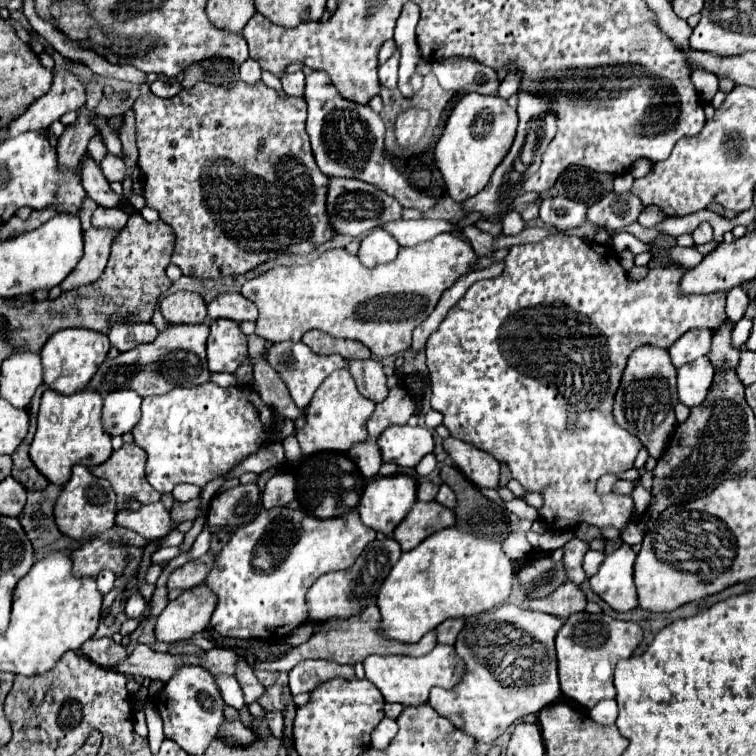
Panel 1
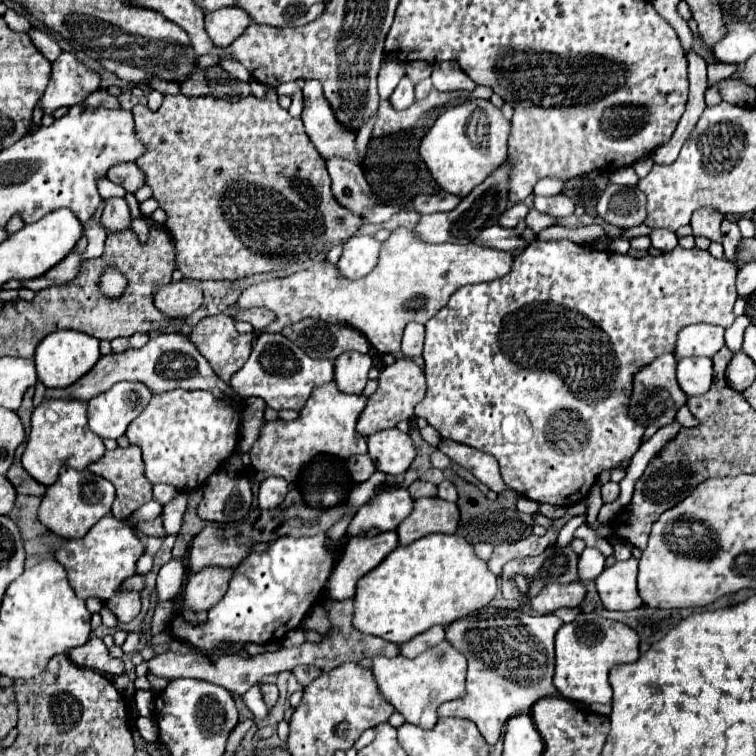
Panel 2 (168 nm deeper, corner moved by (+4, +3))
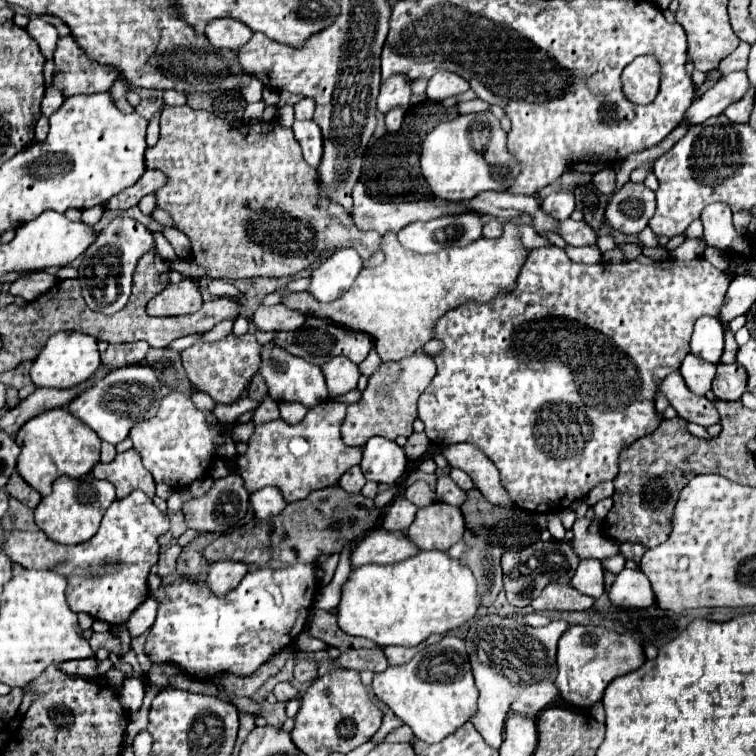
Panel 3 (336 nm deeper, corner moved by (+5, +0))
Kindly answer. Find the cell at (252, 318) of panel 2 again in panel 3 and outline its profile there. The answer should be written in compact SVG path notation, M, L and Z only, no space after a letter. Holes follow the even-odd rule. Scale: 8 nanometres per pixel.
M284 304L276 306L260 306L252 318L258 330L264 332L278 332L278 330L298 330L306 320L306 314L294 310L294 308L284 308Z

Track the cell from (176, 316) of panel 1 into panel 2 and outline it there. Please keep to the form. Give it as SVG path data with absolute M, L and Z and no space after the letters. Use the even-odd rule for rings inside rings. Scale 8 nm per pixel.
M169 283L155 293L155 307L167 317L189 317L203 303L203 293L191 283Z

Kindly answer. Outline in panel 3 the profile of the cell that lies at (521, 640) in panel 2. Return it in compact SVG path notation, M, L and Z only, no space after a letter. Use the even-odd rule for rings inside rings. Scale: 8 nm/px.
M484 616L468 630L466 648L476 678L476 688L480 690L478 714L472 718L472 724L492 748L502 744L508 714L518 712L536 716L558 696L558 688L554 686L554 676L558 672L556 646L568 626L570 624L566 620L552 620L548 626L532 628L520 624L516 618Z

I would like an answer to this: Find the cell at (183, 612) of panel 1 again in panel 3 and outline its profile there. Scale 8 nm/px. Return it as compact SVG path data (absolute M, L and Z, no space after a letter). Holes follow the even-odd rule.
M222 560L222 562L214 562L210 564L210 572L206 582L210 584L210 590L216 596L228 594L230 590L234 590L240 580L248 574L250 568L246 568L246 564L236 562L236 560Z

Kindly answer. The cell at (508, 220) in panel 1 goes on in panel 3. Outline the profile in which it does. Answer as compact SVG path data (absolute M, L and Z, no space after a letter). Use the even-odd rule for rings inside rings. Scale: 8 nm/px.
M572 218L562 220L560 222L560 234L562 238L570 244L570 246L588 246L588 244L596 244L596 234L594 230L582 220L582 222L574 222Z

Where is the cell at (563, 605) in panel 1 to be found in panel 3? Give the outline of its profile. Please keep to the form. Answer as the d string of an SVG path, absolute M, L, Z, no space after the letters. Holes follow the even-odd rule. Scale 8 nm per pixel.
M548 584L538 598L532 600L532 608L536 612L556 610L556 612L572 612L572 610L588 610L592 608L594 598L580 594L570 584Z

